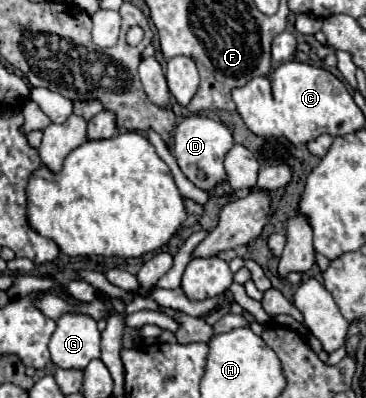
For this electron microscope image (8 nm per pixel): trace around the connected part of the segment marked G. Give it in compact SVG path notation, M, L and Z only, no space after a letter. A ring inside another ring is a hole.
M61 315L57 329L49 341L49 353L61 369L85 369L89 361L99 357L101 335L95 319L87 315Z

